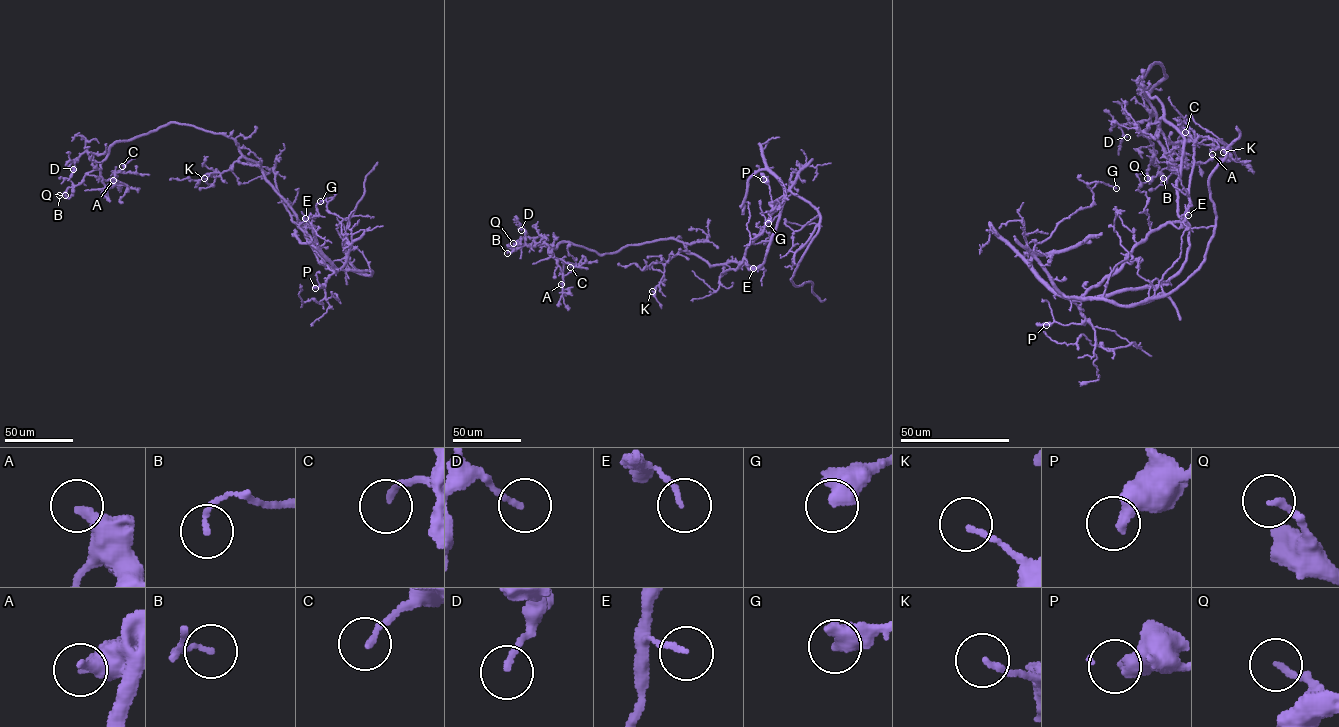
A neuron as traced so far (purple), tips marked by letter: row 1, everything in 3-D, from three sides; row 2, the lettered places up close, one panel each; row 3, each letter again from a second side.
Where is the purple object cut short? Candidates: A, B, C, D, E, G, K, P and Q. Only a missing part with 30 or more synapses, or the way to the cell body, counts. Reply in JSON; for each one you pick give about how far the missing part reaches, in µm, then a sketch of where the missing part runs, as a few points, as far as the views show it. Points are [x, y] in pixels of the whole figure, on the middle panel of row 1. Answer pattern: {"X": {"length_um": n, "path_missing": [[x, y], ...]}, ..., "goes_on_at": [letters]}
{"goes_on_at": []}

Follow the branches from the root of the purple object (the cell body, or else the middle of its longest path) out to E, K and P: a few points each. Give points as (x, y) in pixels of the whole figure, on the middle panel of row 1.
E: (742, 262), (749, 269), (763, 263), (782, 198), (746, 249), (745, 258), (753, 268)
K: (742, 262), (711, 266), (695, 255), (681, 251), (665, 264), (659, 284), (654, 292), (652, 291)
P: (742, 262), (749, 269), (762, 264), (778, 217), (783, 196), (773, 203), (767, 179), (763, 179)

